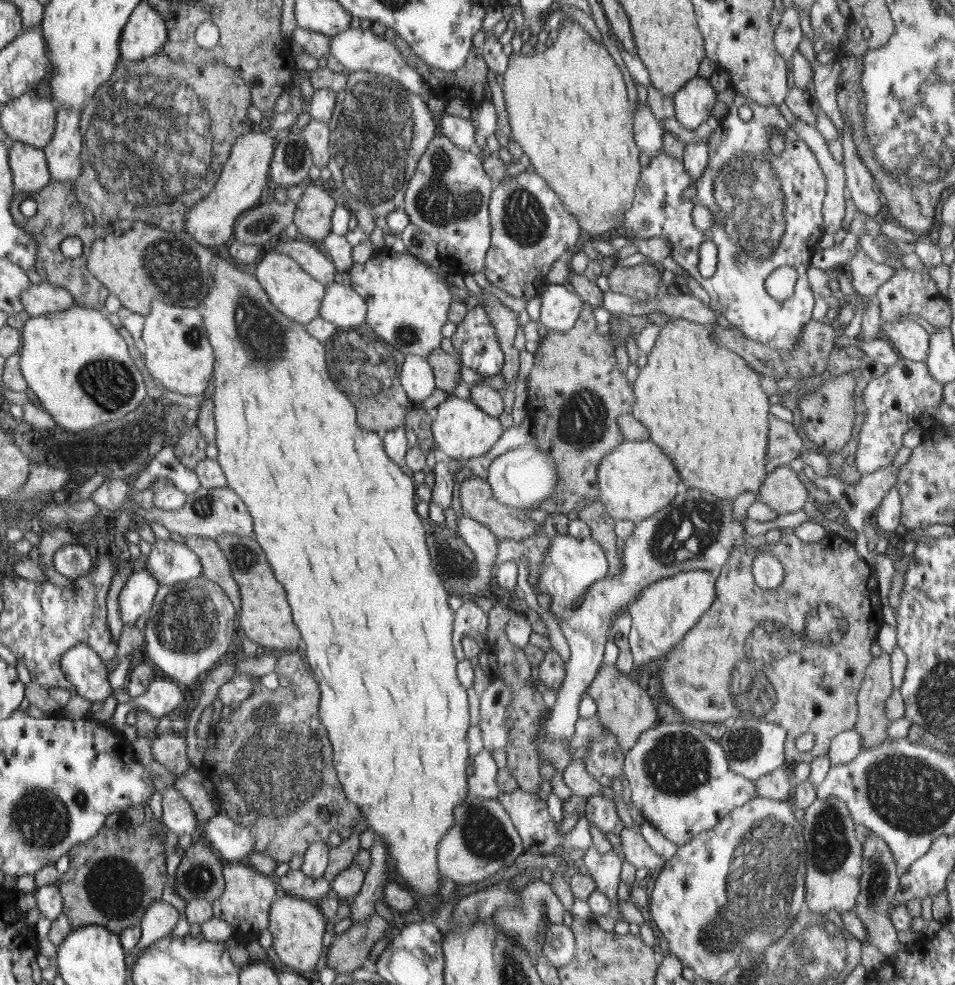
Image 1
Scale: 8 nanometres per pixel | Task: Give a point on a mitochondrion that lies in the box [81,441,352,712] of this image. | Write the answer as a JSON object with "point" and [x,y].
{"point":[186,618]}

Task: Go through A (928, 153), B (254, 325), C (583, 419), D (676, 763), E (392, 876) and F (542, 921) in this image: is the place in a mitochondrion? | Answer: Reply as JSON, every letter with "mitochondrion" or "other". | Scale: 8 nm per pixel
{"A":"mitochondrion","B":"mitochondrion","C":"mitochondrion","D":"mitochondrion","E":"other","F":"mitochondrion"}

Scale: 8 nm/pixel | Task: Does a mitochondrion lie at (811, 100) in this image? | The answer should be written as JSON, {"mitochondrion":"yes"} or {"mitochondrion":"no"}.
{"mitochondrion":"no"}

